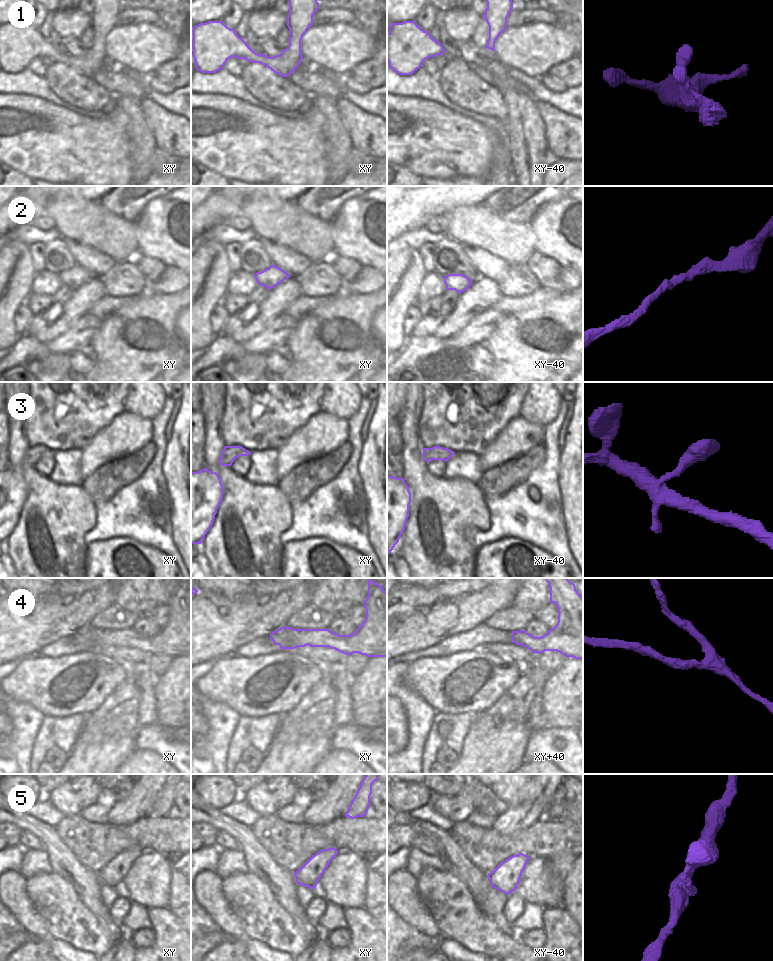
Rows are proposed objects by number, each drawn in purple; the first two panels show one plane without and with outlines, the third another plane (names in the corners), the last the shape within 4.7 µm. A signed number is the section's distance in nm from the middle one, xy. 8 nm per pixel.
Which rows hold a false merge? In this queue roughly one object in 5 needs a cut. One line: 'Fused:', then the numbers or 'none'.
Fused: none

